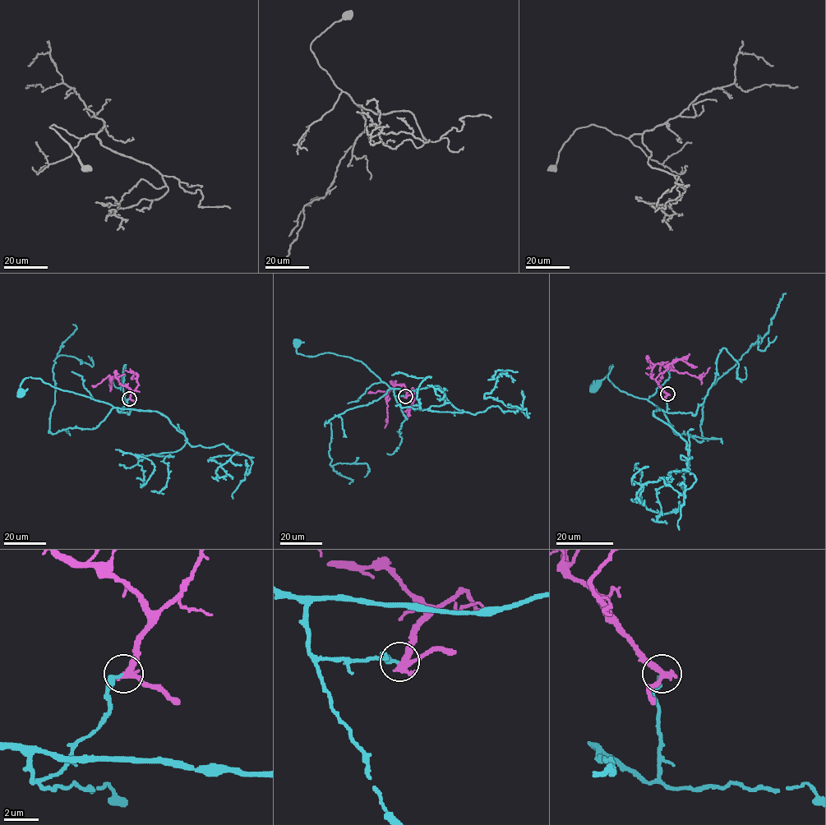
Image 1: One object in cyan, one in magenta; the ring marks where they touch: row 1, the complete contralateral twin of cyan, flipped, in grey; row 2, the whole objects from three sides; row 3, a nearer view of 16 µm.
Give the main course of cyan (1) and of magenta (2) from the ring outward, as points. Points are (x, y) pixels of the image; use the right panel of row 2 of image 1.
1: (667, 394), (665, 412), (648, 400), (620, 389), (608, 380), (611, 365), (608, 374), (594, 387)
2: (667, 394), (652, 376), (652, 368), (656, 364), (696, 376), (703, 376), (710, 367)

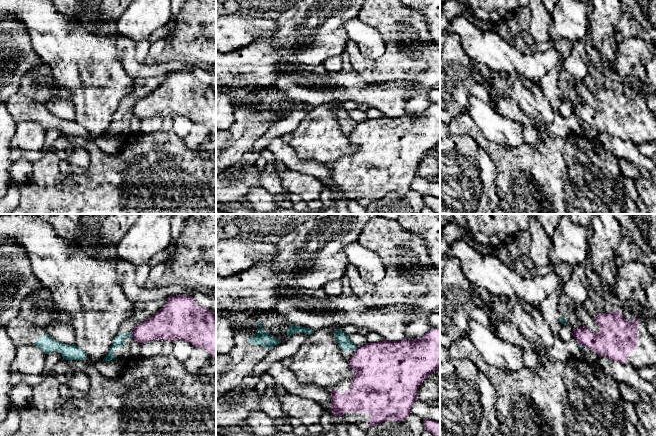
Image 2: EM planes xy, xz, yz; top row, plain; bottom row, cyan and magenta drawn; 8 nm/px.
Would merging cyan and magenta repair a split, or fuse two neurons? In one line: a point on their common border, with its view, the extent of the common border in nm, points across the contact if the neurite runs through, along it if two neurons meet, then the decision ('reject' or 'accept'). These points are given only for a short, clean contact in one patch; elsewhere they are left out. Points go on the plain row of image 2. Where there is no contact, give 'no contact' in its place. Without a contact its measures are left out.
contact xy (131, 111); length 60 nm; border xy (131, 108), (132, 114); reject

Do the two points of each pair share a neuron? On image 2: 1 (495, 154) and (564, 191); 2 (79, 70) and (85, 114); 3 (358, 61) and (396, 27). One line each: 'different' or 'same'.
1: same
2: same
3: same

